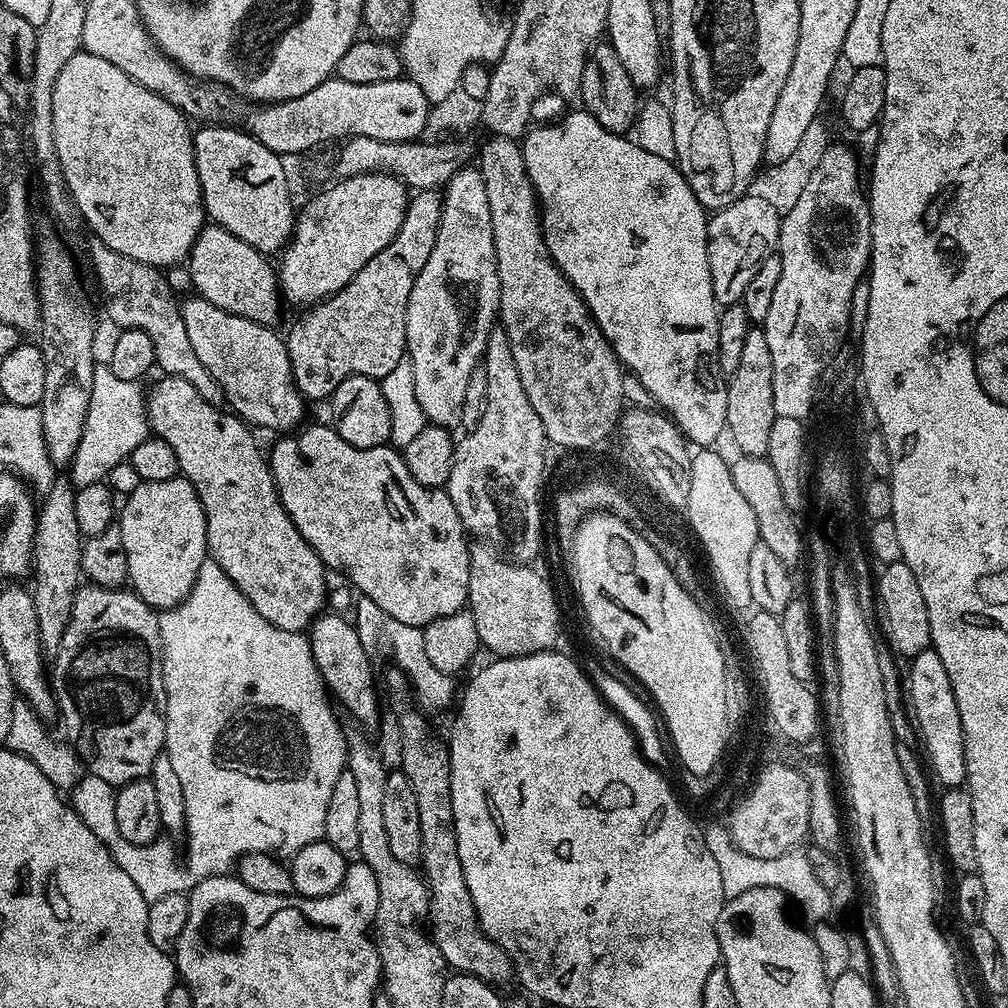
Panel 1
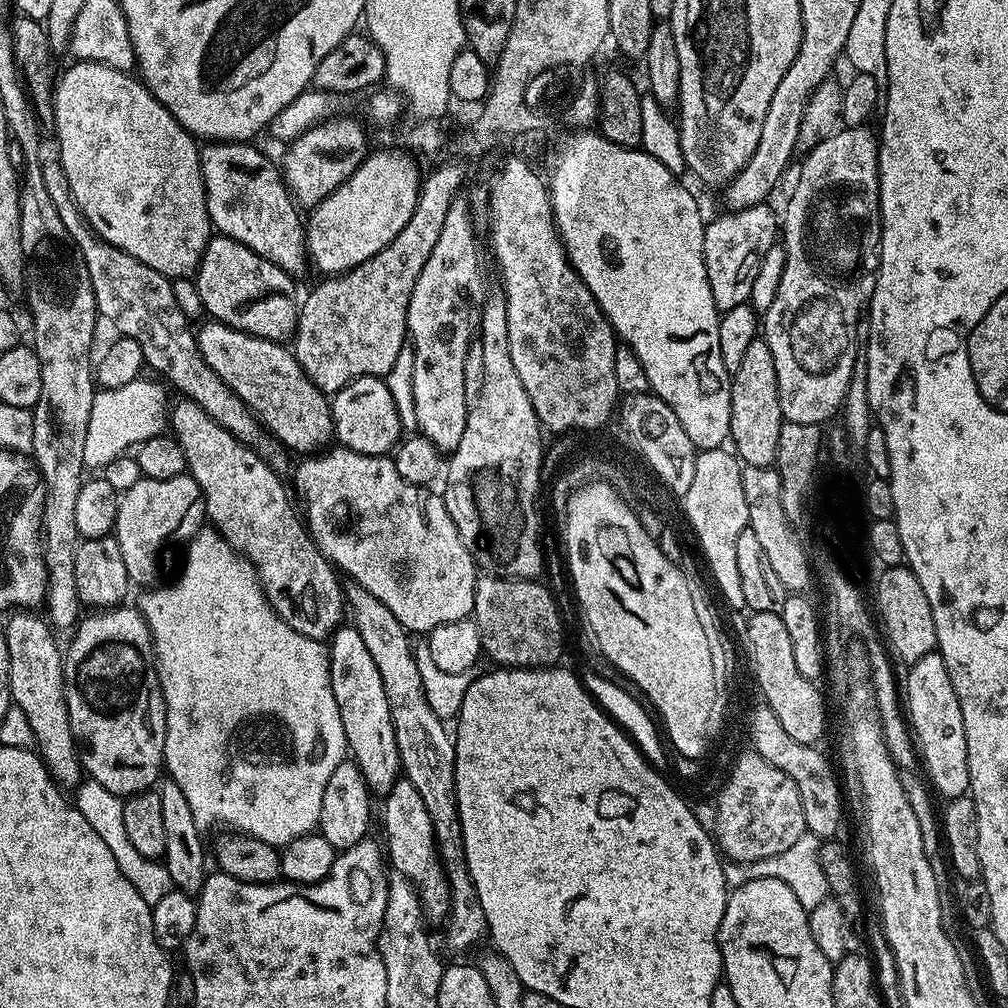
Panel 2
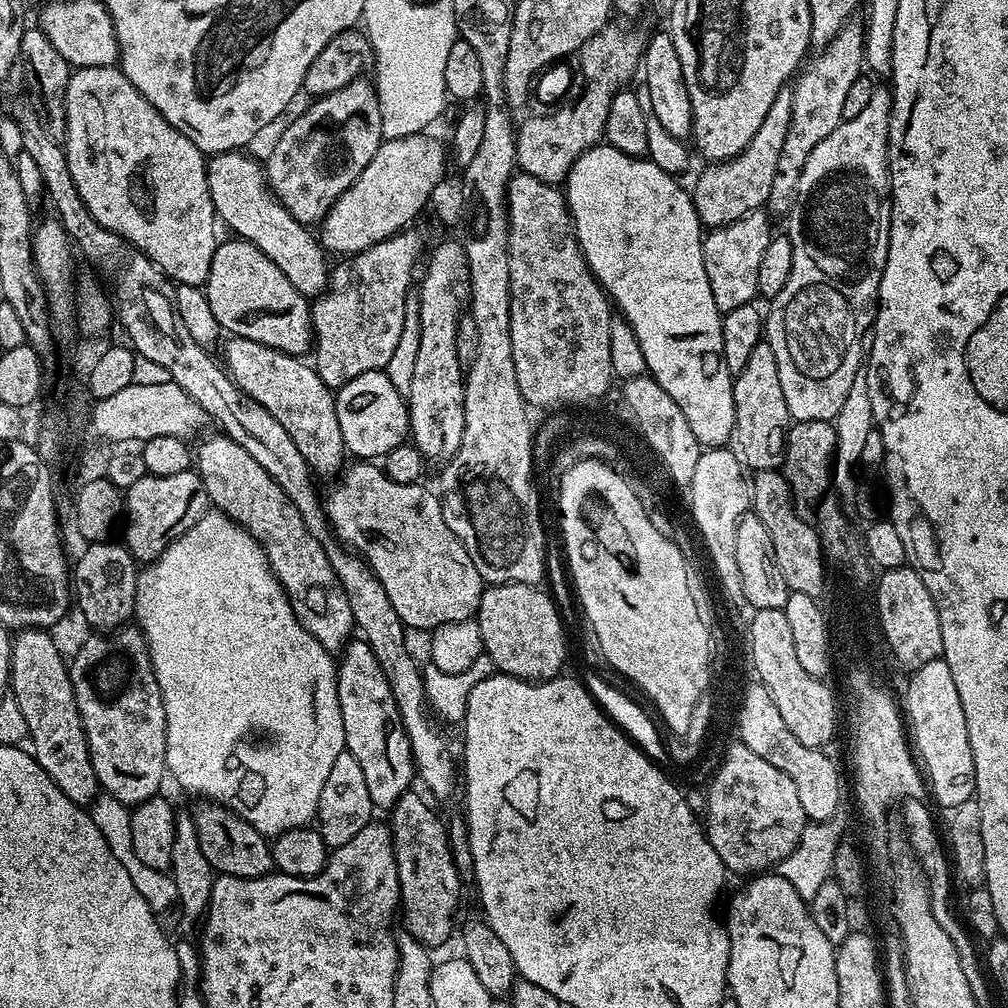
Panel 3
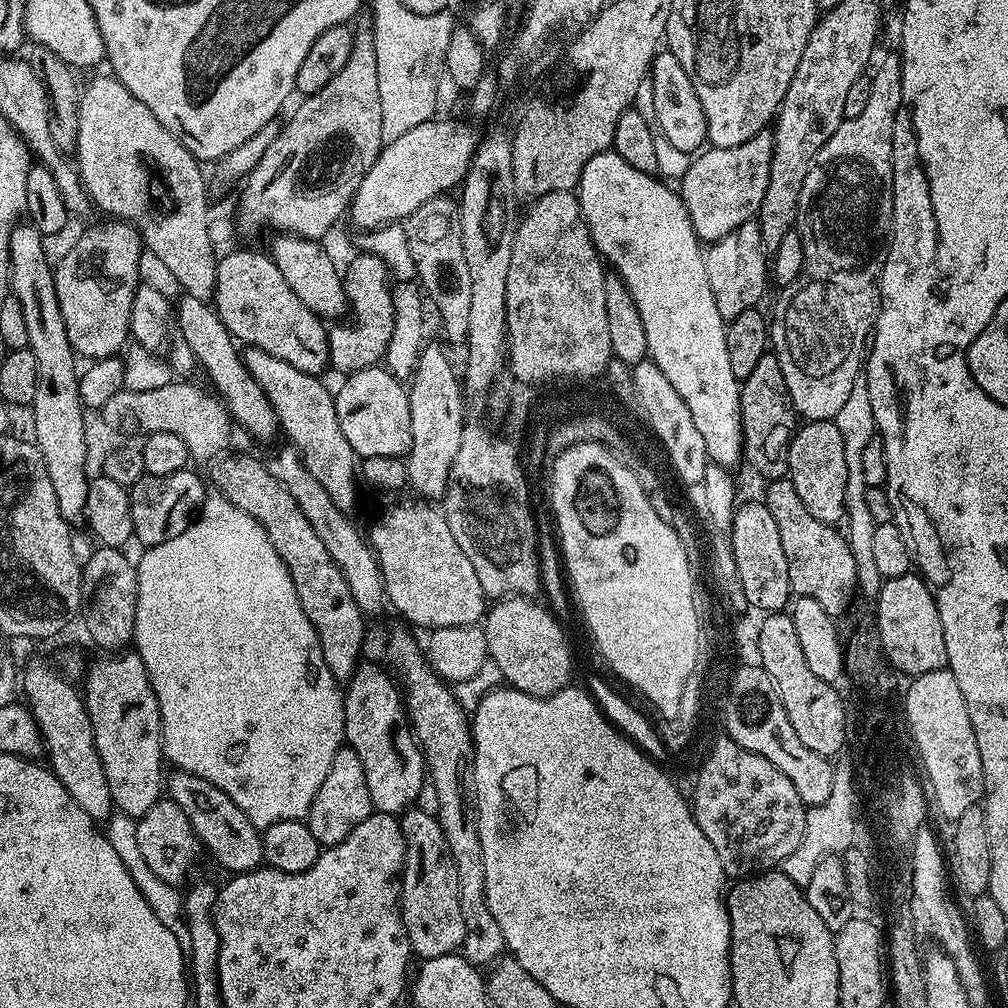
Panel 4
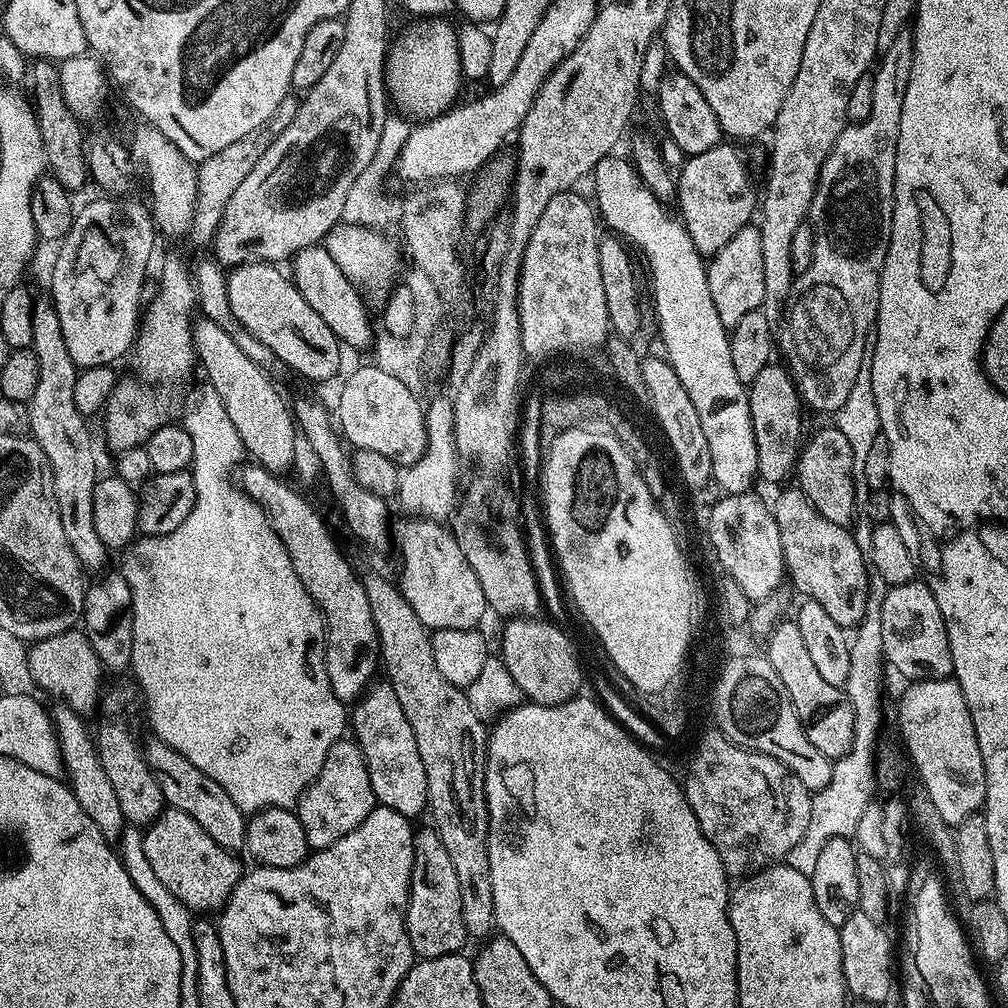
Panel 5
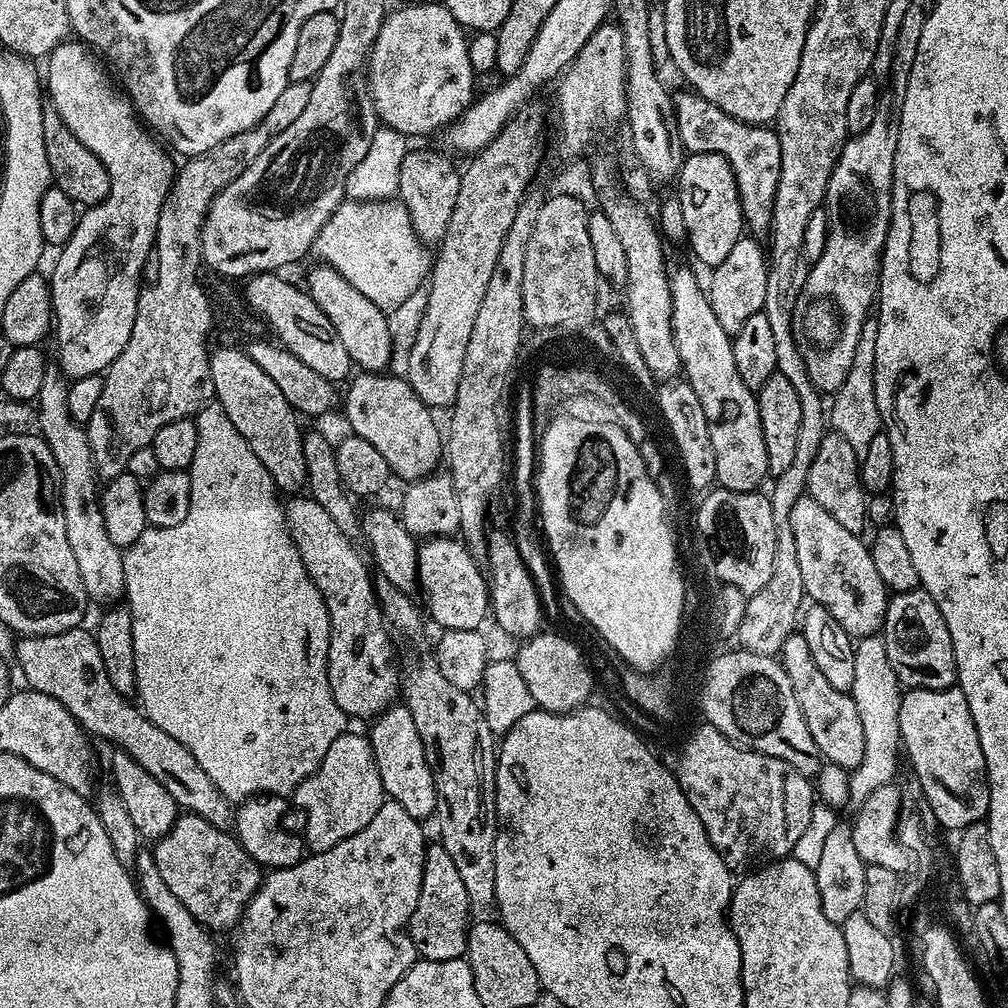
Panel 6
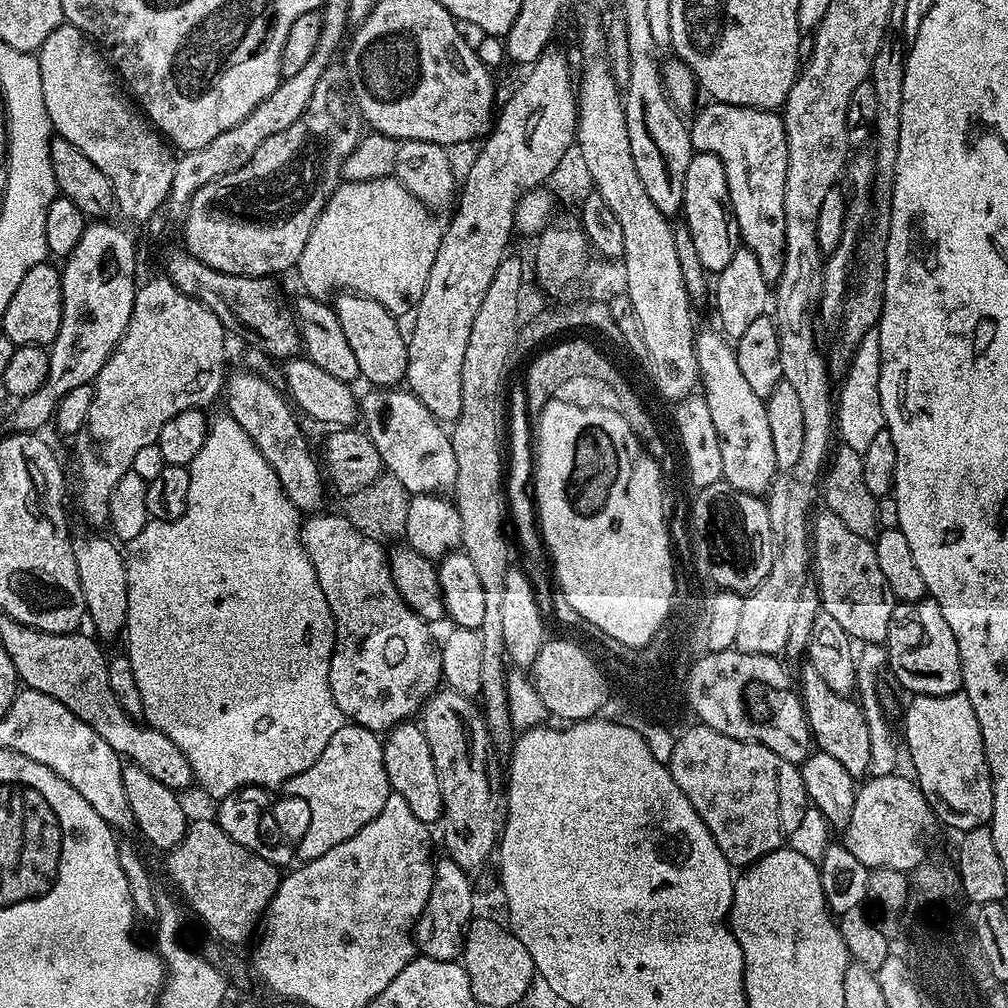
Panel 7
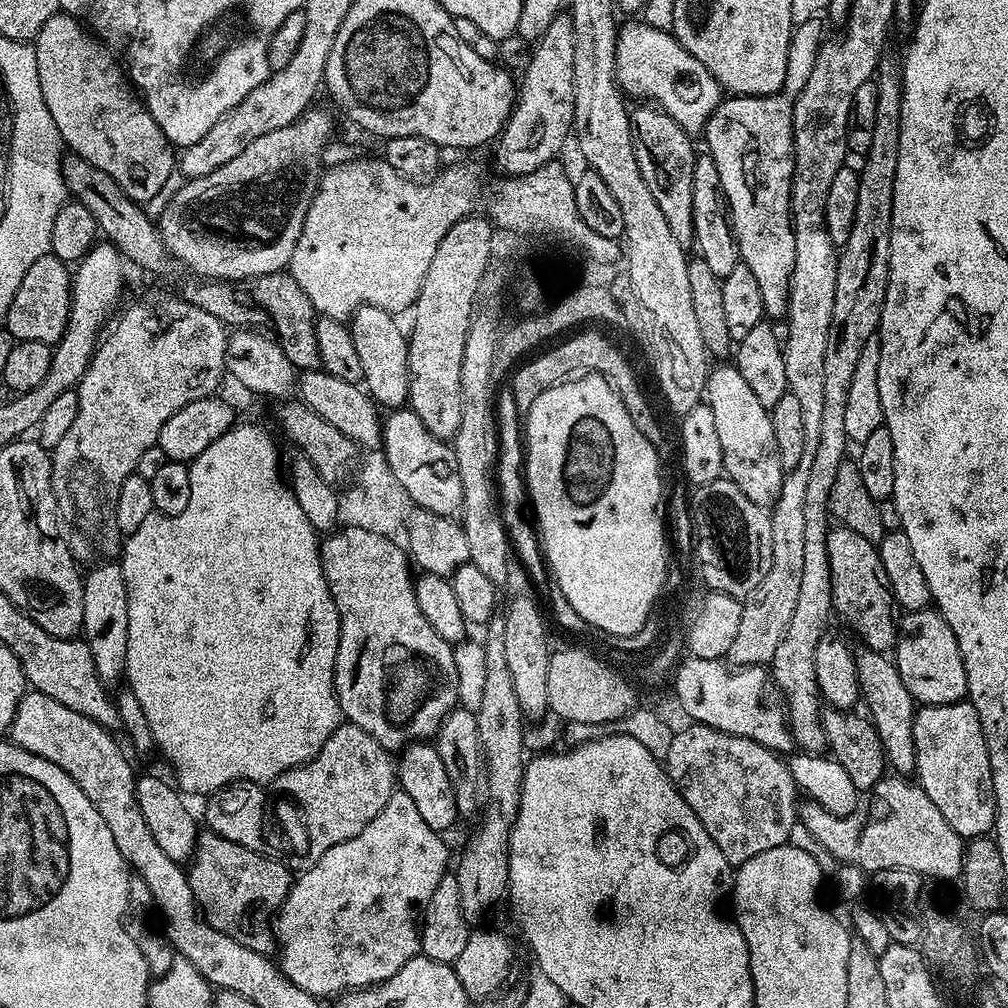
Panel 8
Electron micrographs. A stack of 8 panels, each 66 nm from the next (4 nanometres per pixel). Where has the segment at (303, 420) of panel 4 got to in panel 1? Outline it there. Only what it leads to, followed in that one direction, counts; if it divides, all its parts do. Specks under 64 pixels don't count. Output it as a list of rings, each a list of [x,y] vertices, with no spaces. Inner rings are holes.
[[[192,294],[185,300],[188,301],[180,304],[180,313],[182,322],[186,322],[186,334],[190,338],[190,346],[194,354],[198,354],[198,362],[202,362],[206,370],[210,370],[214,382],[218,382],[218,386],[224,391],[227,407],[241,420],[257,429],[258,427],[277,428],[277,433],[280,434],[295,429],[304,416],[306,401],[296,389],[296,383],[292,377],[285,337],[281,333],[279,336],[275,332],[277,330],[275,327],[250,322],[250,318],[238,318],[226,310],[218,310],[218,306],[206,302],[201,296]]]

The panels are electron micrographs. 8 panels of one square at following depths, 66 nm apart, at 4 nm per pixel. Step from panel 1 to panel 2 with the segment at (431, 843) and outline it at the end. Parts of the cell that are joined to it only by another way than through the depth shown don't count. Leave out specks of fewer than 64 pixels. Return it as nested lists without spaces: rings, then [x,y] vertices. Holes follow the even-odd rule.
[[[348,582],[343,585],[343,590],[350,620],[352,616],[351,623],[358,634],[362,634],[362,642],[366,642],[370,658],[374,658],[378,666],[382,687],[386,690],[386,702],[390,702],[390,718],[394,722],[403,775],[414,782],[430,814],[430,826],[434,826],[436,853],[440,855],[450,890],[446,917],[448,944],[452,948],[472,948],[480,939],[485,939],[488,923],[486,914],[482,914],[482,902],[478,902],[478,890],[474,890],[474,878],[470,878],[466,862],[462,822],[456,801],[456,741],[449,725],[440,720],[438,714],[430,710],[430,702],[426,702],[426,690],[422,686],[422,674],[418,674],[414,646],[408,642],[408,629],[362,585]]]

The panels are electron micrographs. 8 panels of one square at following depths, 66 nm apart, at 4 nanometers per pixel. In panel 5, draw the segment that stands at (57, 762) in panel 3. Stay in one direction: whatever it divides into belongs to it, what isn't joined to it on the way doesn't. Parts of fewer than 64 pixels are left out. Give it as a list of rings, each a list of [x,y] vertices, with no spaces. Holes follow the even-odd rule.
[[[57,703],[56,708],[51,709],[52,724],[55,726],[56,737],[59,740],[59,750],[62,754],[66,778],[78,804],[86,811],[90,820],[98,826],[102,836],[108,844],[117,845],[121,839],[124,829],[127,827],[127,820],[122,814],[122,806],[111,786],[110,778],[102,767],[102,762],[97,754],[95,741],[91,731],[88,732],[87,721],[80,717],[67,704]]]

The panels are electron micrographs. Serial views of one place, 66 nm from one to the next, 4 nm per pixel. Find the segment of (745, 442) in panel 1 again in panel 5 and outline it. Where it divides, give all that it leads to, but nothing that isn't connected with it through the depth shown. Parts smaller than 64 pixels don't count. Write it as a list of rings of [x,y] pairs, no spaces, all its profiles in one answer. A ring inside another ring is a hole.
[[[780,362],[762,366],[762,371],[755,376],[752,384],[747,385],[747,389],[750,402],[750,426],[754,426],[754,446],[758,446],[758,477],[768,484],[783,485],[787,481],[784,479],[787,476],[789,479],[793,475],[796,457],[800,455],[802,447],[800,431],[804,428],[804,420],[800,417],[800,408],[802,409],[800,391],[796,389],[796,383],[793,382],[787,367]]]

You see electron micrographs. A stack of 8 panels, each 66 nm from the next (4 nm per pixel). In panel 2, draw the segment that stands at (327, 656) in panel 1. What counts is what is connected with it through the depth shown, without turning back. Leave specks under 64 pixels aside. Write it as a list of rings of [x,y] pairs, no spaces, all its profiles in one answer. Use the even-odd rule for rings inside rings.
[[[341,626],[327,641],[330,686],[338,702],[338,714],[342,714],[342,730],[346,730],[346,742],[351,759],[362,770],[371,793],[387,794],[394,782],[401,779],[400,754],[394,734],[394,722],[390,718],[390,702],[386,702],[386,690],[382,678],[362,634],[354,626]]]

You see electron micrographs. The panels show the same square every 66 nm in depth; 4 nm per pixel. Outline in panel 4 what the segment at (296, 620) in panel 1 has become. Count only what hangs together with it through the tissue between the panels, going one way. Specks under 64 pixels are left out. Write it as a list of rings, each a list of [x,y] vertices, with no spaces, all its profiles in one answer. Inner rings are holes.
[[[228,456],[217,459],[215,491],[226,497],[238,510],[250,514],[266,530],[270,542],[274,542],[274,550],[286,564],[286,570],[298,590],[298,598],[302,602],[302,610],[315,626],[322,646],[322,654],[326,658],[326,666],[330,666],[330,674],[338,682],[347,682],[356,673],[356,665],[361,663],[360,651],[364,648],[364,623],[366,617],[361,612],[350,586],[346,586],[346,578],[342,578],[342,570],[326,554],[326,546],[314,532],[314,526],[306,520],[306,514],[298,508],[298,502],[274,482],[267,463],[256,456]]]

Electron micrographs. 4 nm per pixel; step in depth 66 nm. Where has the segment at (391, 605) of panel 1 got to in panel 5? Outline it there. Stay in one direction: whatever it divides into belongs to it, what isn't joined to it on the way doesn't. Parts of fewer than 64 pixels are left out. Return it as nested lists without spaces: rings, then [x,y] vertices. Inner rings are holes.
[[[403,518],[394,524],[394,548],[400,551],[400,560],[404,569],[398,575],[398,587],[403,592],[406,602],[410,602],[410,610],[418,614],[425,628],[449,628],[450,630],[466,630],[476,628],[488,608],[486,598],[482,594],[482,585],[478,582],[478,574],[466,562],[466,554],[462,554],[462,546],[458,546],[456,536],[451,527],[434,520],[419,518]]]

